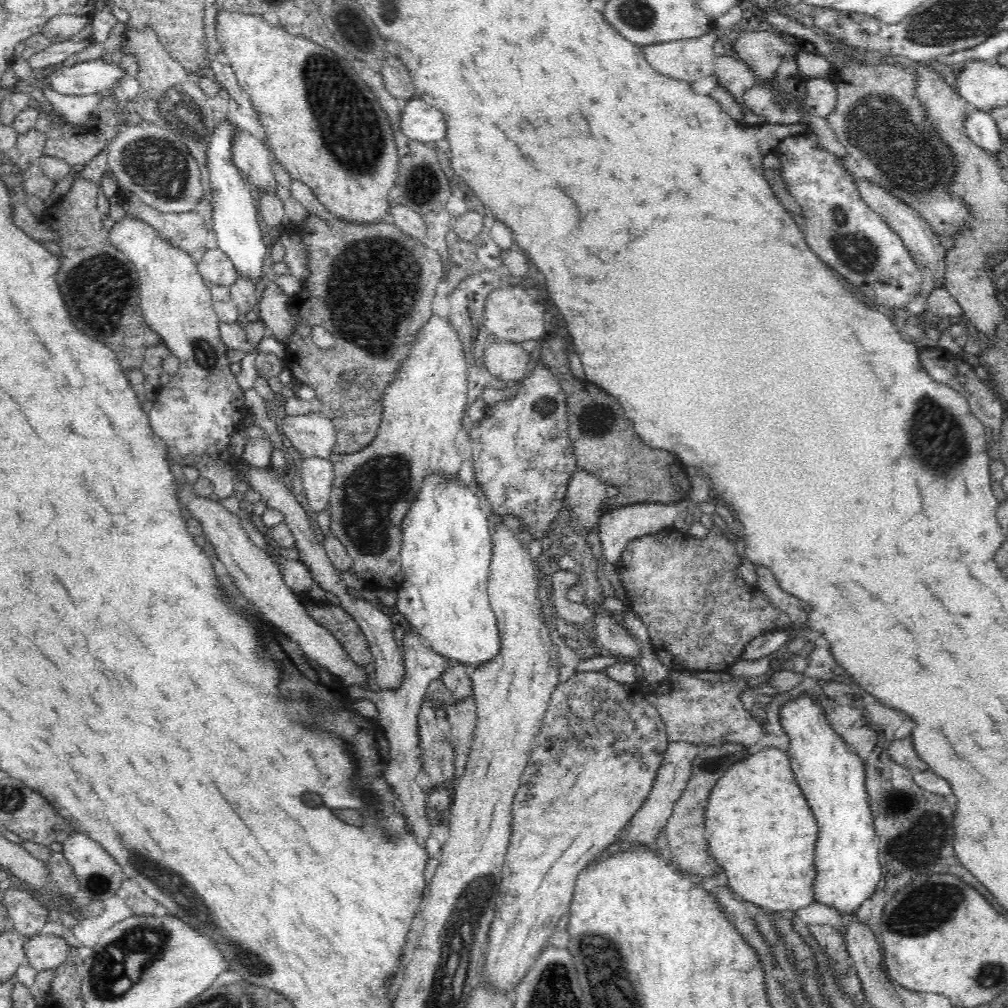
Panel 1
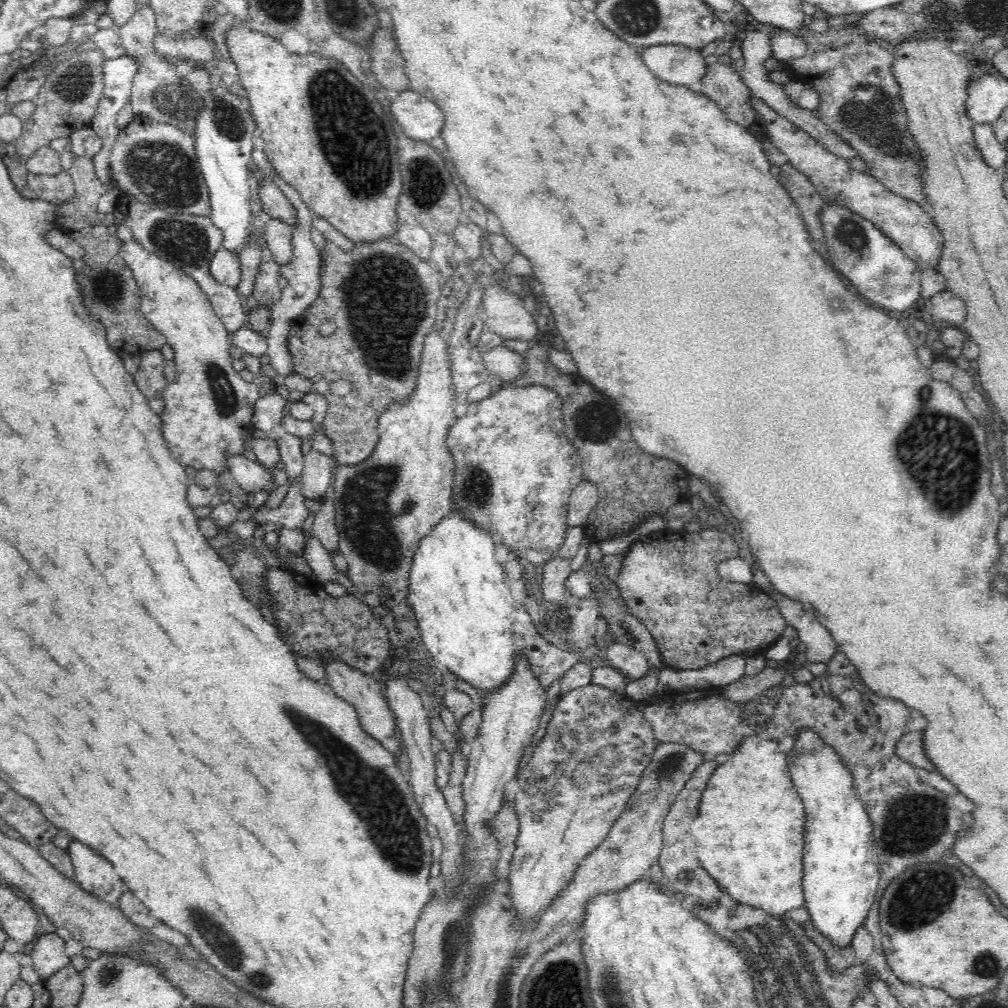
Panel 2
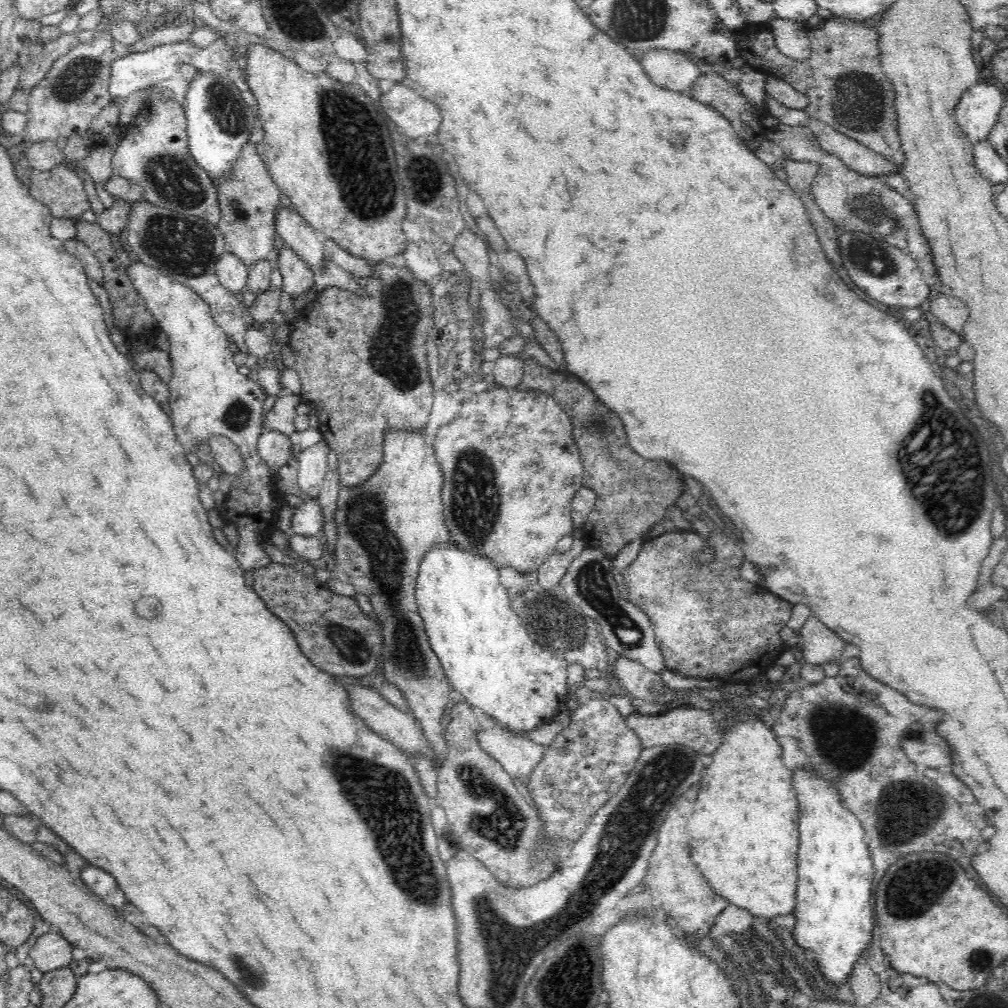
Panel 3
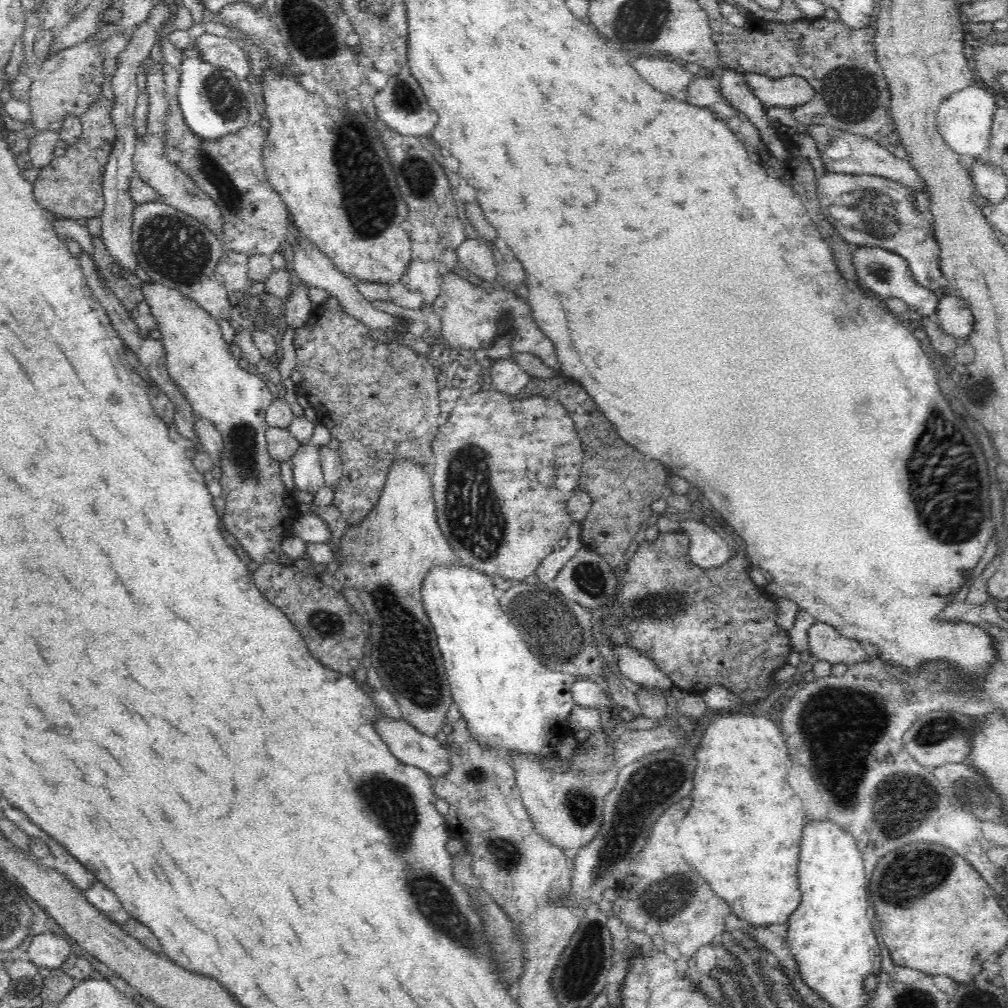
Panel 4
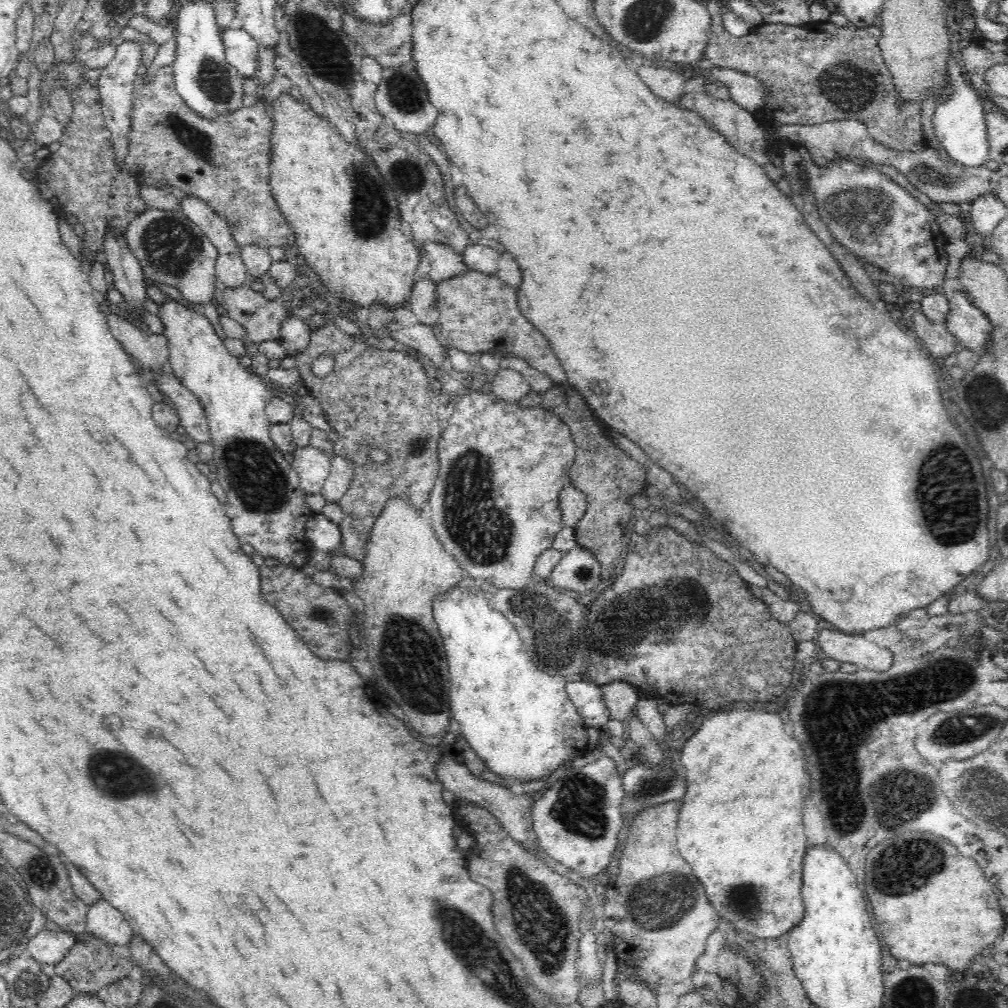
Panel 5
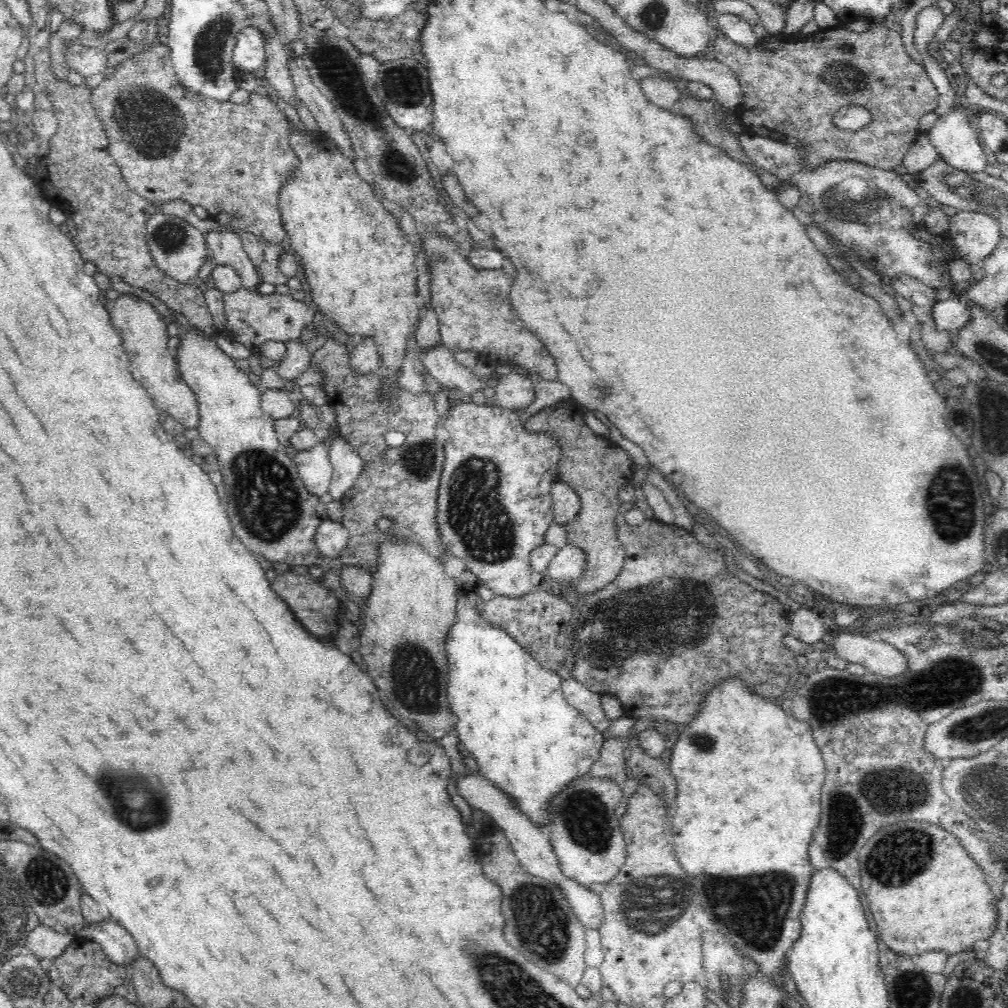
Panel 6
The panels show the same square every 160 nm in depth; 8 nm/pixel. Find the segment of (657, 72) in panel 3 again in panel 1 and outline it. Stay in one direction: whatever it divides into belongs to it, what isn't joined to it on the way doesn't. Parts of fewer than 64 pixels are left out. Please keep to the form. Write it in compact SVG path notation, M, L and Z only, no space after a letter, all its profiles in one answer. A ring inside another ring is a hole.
M712 30L698 39L647 45L642 48L648 64L656 72L692 86L700 78L714 72L716 57L713 48L717 35L718 31Z

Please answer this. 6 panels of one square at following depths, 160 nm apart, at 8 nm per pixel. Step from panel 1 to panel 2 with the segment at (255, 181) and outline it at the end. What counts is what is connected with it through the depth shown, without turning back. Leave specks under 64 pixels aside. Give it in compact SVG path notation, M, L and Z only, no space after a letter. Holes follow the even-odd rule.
M259 181L259 195L263 210L274 220L281 220L293 230L298 228L298 209L272 182Z

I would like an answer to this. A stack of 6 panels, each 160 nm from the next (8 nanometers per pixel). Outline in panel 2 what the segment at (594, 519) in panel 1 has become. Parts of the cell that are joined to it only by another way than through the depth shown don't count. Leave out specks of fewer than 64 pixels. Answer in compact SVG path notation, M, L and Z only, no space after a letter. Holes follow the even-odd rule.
M583 479L571 494L567 515L569 527L583 527L599 498L595 483Z

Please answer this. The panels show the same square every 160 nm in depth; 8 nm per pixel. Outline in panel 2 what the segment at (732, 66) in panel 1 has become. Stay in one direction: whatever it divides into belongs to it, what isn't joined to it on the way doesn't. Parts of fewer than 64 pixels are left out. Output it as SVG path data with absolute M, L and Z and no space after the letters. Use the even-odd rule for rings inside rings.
M721 62L707 66L701 81L701 95L712 99L736 124L758 137L763 135L763 119L750 103L753 95L732 66Z

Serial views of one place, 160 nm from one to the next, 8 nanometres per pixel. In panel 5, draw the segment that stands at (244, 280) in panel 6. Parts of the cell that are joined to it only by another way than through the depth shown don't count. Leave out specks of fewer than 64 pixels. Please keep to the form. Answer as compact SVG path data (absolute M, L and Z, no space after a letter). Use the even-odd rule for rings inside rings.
M186 195L180 199L183 213L198 225L202 232L212 241L220 255L239 254L238 241L234 239L227 221L218 216L205 202L195 196Z

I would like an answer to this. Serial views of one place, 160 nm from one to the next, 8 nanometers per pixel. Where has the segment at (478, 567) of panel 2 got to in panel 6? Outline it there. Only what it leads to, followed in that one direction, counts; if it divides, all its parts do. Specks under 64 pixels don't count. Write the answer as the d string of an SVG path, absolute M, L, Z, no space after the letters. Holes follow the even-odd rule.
M462 596L458 597L456 614L458 614L456 626L452 628L449 640L446 642L446 653L448 653L449 662L447 701L455 717L454 729L457 731L462 744L466 746L466 750L468 750L472 758L477 761L478 770L480 770L479 775L486 777L487 780L489 780L495 788L503 792L507 798L512 798L512 802L516 804L516 808L518 808L523 816L527 816L527 820L529 820L531 824L547 832L548 826L554 824L554 820L556 819L552 800L554 800L560 792L564 792L574 780L589 775L592 766L600 760L600 752L602 752L603 742L606 738L604 738L603 734L599 732L586 715L568 704L568 701L563 695L563 690L561 689L560 676L558 676L556 672L544 670L531 654L528 654L514 639L510 639L510 635L504 633L501 628L489 624L482 615L477 613L475 604L467 602Z

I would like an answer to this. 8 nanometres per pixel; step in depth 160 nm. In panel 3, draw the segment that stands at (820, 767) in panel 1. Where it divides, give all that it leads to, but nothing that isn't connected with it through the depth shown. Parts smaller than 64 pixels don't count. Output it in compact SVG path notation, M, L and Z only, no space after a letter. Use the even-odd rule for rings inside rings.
M803 770L794 774L794 786L800 792L800 852L798 852L798 898L794 908L796 924L792 936L795 945L806 954L811 954L811 960L821 974L822 979L832 987L842 987L850 981L850 974L860 958L872 948L873 931L876 929L875 910L872 910L872 878L874 864L870 851L863 842L862 825L849 810L839 802L839 796L831 784L822 781L817 775L807 774Z

